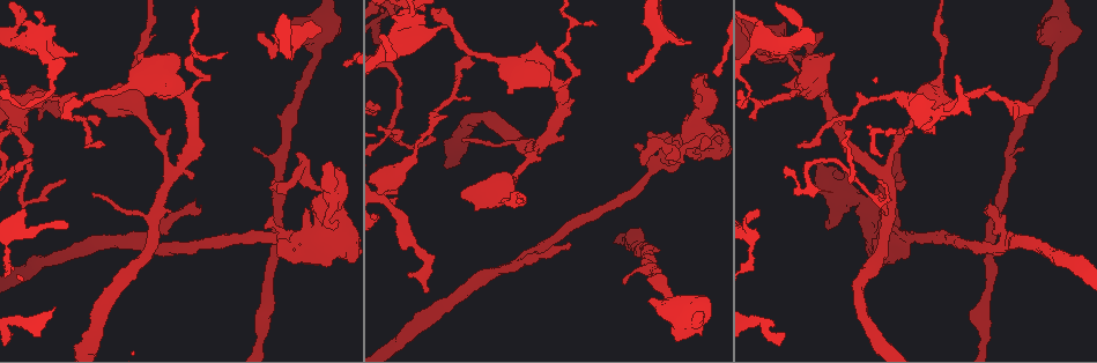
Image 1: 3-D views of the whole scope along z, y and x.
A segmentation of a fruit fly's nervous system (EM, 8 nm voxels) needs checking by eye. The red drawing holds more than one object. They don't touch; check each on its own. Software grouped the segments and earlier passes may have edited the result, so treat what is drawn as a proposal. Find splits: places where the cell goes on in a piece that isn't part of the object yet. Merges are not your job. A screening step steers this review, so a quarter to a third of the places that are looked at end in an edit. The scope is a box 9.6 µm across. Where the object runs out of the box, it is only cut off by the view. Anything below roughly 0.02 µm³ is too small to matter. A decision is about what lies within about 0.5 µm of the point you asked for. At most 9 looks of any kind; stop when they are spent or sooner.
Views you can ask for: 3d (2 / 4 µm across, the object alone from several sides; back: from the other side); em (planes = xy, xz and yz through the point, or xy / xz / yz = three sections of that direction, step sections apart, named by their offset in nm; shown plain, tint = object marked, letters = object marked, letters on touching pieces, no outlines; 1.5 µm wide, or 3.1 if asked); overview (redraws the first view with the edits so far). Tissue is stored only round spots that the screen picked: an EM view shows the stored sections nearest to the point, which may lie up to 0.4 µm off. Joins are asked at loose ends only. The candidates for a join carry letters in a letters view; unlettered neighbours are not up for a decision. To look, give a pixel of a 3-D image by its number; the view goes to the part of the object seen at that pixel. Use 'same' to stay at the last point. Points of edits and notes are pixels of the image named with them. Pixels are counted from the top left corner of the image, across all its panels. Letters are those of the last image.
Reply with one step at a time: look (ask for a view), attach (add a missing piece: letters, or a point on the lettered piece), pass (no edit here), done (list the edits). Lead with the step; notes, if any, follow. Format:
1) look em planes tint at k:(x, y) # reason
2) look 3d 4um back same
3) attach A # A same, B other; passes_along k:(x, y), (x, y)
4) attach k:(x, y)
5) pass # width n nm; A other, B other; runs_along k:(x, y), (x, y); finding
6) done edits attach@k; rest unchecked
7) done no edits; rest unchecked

look em yz step 4 tint at 1:(200, 208) # free end

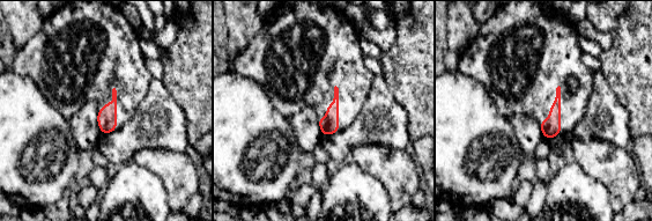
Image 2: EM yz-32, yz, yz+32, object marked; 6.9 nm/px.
look em planes letters same

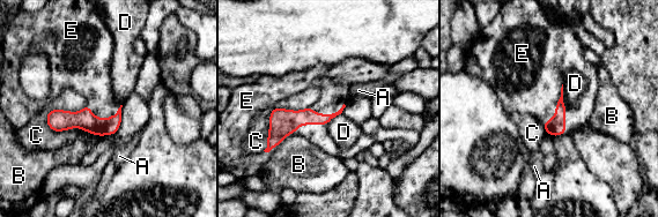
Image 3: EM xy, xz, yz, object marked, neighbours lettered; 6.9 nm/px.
attach E # A other, B other, C other, D other, E same; it goes on there

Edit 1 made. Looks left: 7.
look em planes letters at 1:(823, 35) # an open end

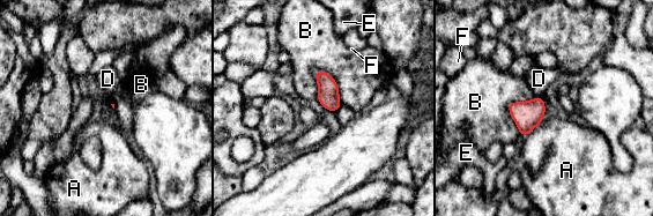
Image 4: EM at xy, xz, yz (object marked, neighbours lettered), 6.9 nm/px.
pass # A other, B other, D other, E other, F other; border 4:(542, 123), (538, 124), (521, 139); none of them fits

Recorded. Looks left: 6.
look 3d 2um back at 1:(511, 92) # thick end

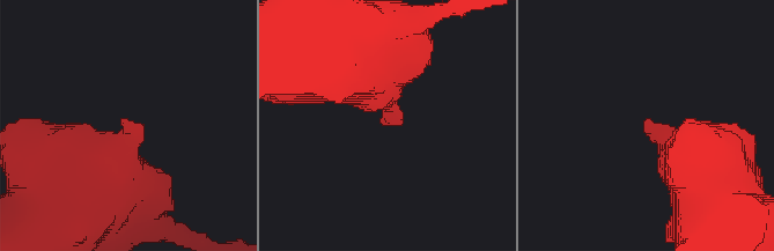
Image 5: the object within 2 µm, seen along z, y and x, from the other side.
look em planes plain at 5:(382, 123) # now the EM

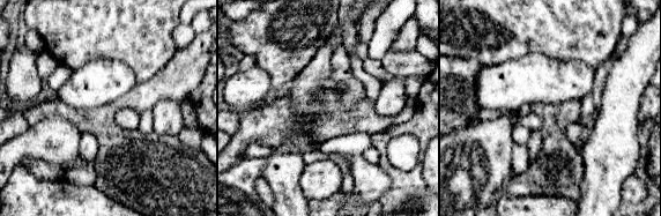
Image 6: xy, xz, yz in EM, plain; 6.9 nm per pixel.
look em planes letters same # what lies round it

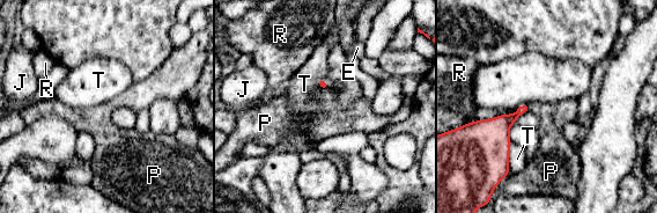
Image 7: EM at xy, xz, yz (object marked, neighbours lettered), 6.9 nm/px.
pass # E other, J other, P other, R other, T other; border 7:(509, 171), (506, 177); none of them fits

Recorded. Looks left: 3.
look em planes letters at 1:(1032, 107) # tapers out

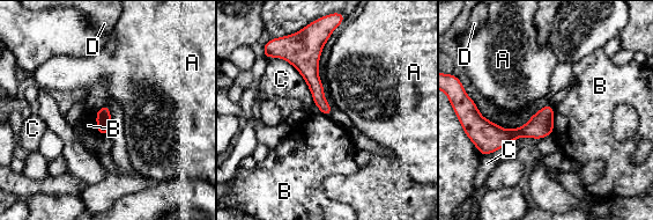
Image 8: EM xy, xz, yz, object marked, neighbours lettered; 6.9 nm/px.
pass # A other, B other, C other, D other; border 8:(553, 108), (554, 120); no lettered piece goes on from it

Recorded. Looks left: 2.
done edits attach@3; rest unchecked

